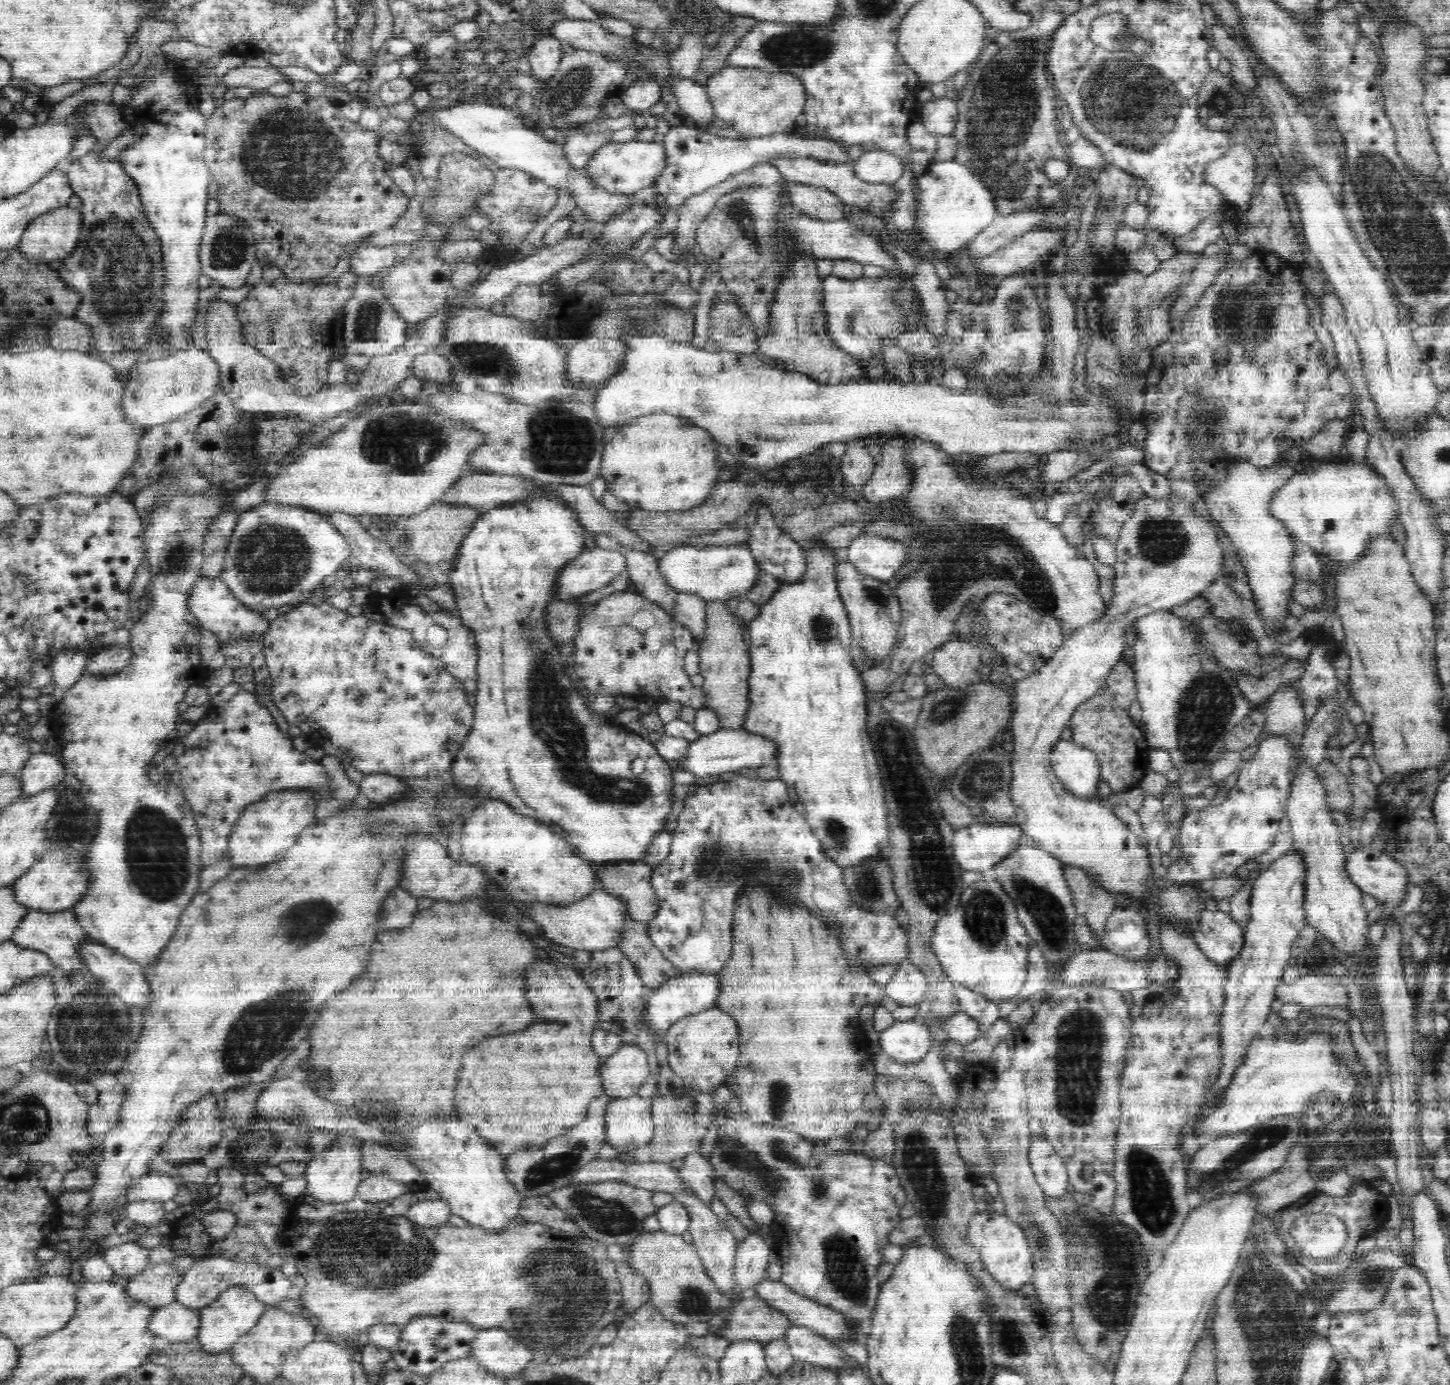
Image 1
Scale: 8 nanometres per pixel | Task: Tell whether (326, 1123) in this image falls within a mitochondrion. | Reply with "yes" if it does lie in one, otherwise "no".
no

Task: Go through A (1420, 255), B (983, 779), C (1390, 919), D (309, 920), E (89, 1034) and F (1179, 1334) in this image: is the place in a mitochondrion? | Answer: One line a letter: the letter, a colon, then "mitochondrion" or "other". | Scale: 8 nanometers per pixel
A: mitochondrion
B: mitochondrion
C: other
D: mitochondrion
E: mitochondrion
F: other

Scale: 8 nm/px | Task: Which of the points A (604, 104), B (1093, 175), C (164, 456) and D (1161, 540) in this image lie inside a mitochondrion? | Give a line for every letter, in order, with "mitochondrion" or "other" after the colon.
A: mitochondrion
B: other
C: other
D: mitochondrion

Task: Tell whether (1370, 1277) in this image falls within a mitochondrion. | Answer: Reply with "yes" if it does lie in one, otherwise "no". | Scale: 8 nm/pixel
yes

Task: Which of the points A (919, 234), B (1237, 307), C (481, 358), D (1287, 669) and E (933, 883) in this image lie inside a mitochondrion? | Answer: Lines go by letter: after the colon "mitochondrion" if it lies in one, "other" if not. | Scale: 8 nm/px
A: other
B: mitochondrion
C: mitochondrion
D: other
E: mitochondrion

